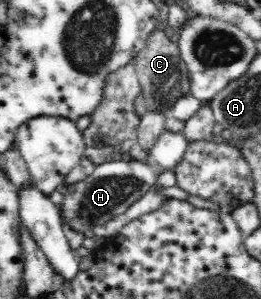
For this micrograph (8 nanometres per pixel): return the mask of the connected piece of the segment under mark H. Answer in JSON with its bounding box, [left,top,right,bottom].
[56,158,163,237]

